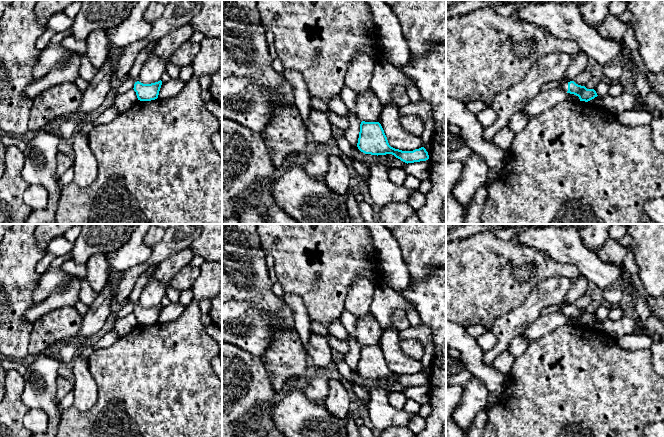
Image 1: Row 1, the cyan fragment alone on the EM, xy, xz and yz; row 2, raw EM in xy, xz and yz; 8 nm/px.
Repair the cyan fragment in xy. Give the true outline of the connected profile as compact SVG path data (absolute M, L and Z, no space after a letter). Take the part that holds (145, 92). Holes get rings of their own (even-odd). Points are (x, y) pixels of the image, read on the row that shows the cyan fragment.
M161 80L151 84L143 84L137 81L135 82L133 89L136 92L138 100L151 101L158 98L161 85Z

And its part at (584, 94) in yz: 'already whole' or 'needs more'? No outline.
needs more

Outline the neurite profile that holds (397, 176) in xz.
M391 167L388 171L388 178L395 185L403 186L406 177L407 174L401 168Z

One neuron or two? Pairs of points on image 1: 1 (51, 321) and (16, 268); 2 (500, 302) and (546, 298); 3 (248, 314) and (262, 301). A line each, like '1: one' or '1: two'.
1: two
2: two
3: two

